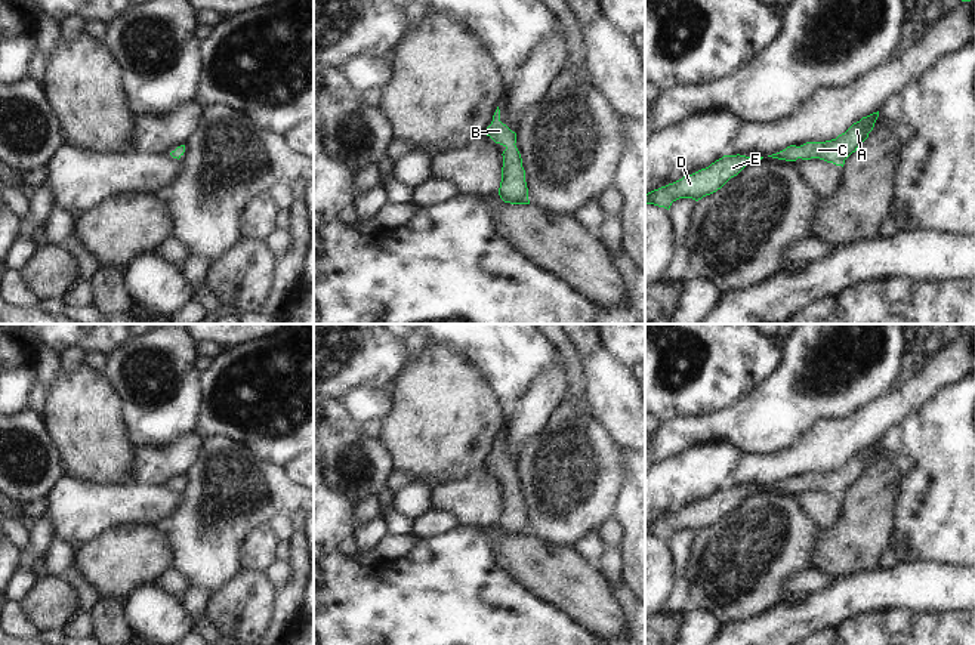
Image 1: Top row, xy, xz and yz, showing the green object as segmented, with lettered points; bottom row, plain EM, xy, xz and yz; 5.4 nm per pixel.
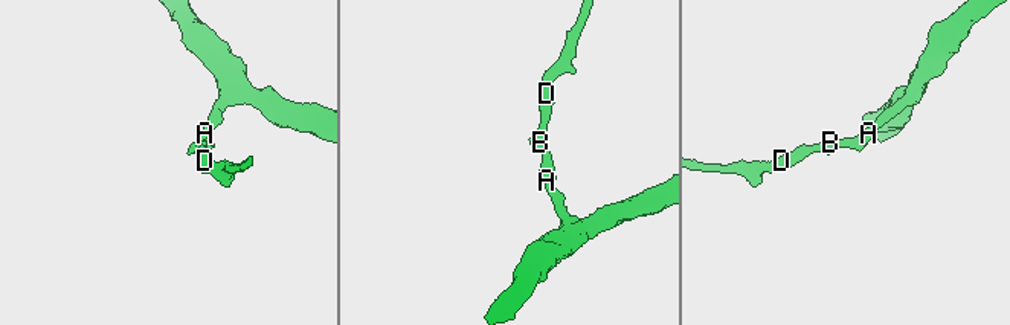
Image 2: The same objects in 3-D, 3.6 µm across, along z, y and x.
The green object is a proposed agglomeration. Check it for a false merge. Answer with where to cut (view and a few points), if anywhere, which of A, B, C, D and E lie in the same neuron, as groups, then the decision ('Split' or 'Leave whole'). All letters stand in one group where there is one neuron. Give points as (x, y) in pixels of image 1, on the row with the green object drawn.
No split. Groups: A B C D E. Leave whole

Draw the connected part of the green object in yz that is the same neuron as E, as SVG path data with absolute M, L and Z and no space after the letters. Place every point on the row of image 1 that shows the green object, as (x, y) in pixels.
M723 155L692 175L654 189L645 195L645 204L670 209L672 203L679 198L692 198L695 201L721 189L731 178L737 176L747 164L762 160L763 157Z

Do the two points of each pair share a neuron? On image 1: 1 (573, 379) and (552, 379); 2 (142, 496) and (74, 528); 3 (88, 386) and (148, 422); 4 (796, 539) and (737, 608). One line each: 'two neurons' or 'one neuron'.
1: two neurons
2: one neuron
3: two neurons
4: one neuron

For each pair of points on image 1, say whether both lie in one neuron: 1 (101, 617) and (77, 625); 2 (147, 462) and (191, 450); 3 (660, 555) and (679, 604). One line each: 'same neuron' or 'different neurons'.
1: different neurons
2: same neuron
3: different neurons

